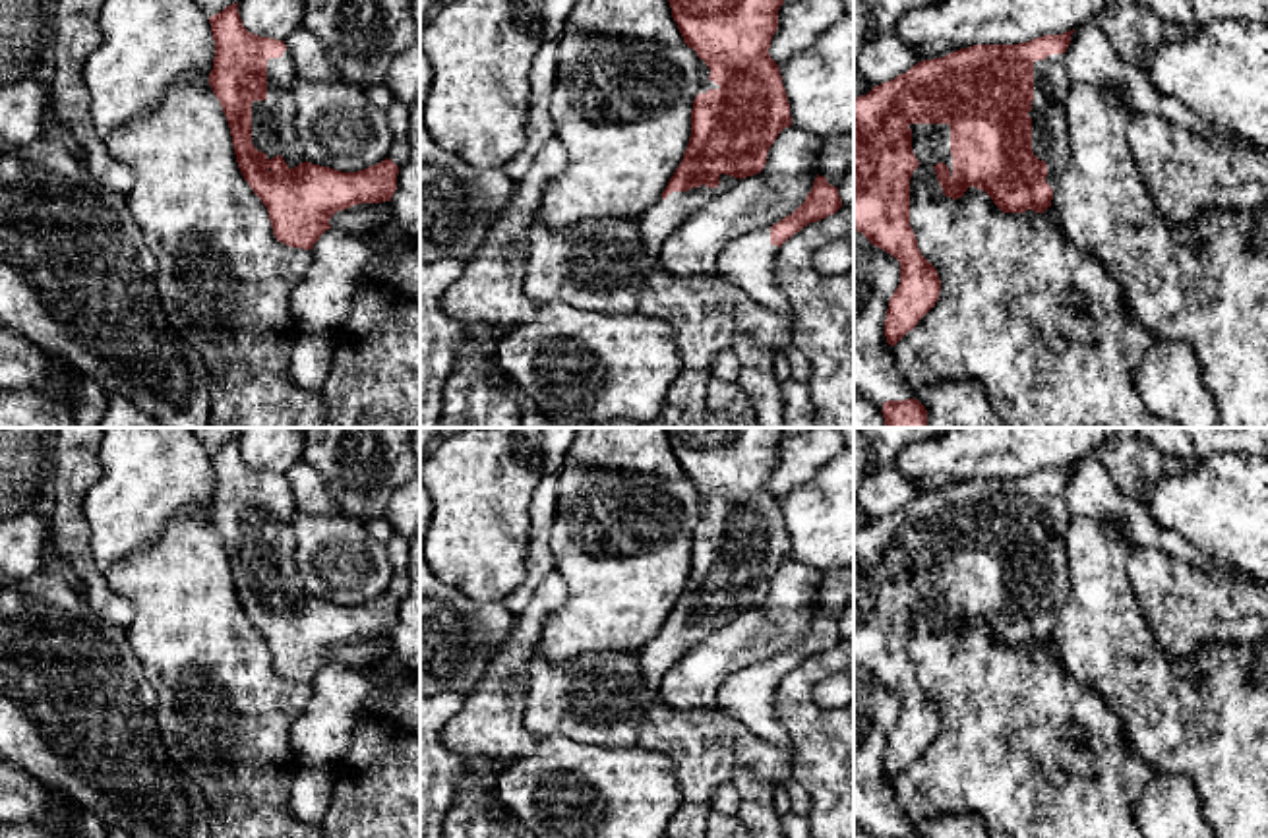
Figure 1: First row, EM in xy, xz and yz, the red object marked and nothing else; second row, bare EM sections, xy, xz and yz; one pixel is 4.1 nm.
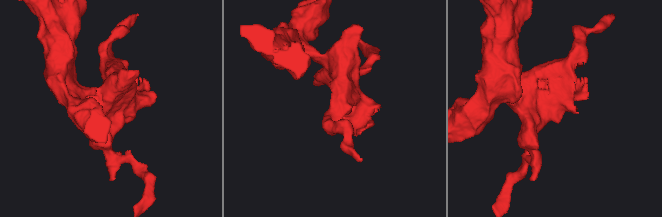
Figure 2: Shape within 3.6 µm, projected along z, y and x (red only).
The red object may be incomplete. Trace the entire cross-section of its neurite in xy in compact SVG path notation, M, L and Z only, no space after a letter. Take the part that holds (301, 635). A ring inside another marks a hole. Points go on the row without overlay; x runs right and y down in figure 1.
M238 435L209 457L215 474L209 519L226 550L238 602L267 641L279 675L312 683L337 644L391 635L399 617L391 592L358 606L306 594L294 561L300 513L285 474L250 466Z

